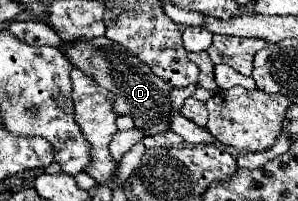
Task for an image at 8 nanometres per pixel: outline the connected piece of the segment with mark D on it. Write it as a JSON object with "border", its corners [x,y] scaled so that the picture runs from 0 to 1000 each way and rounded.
{"border":[[[346,184],[319,194],[265,194],[238,224],[205,234],[225,294],[272,343],[292,383],[305,383],[332,433],[379,463],[379,552],[386,572],[433,572],[453,602],[453,642],[487,672],[534,672],[574,652],[574,562],[587,562],[574,522],[574,423],[527,383],[507,333],[440,274],[413,224]]]}

